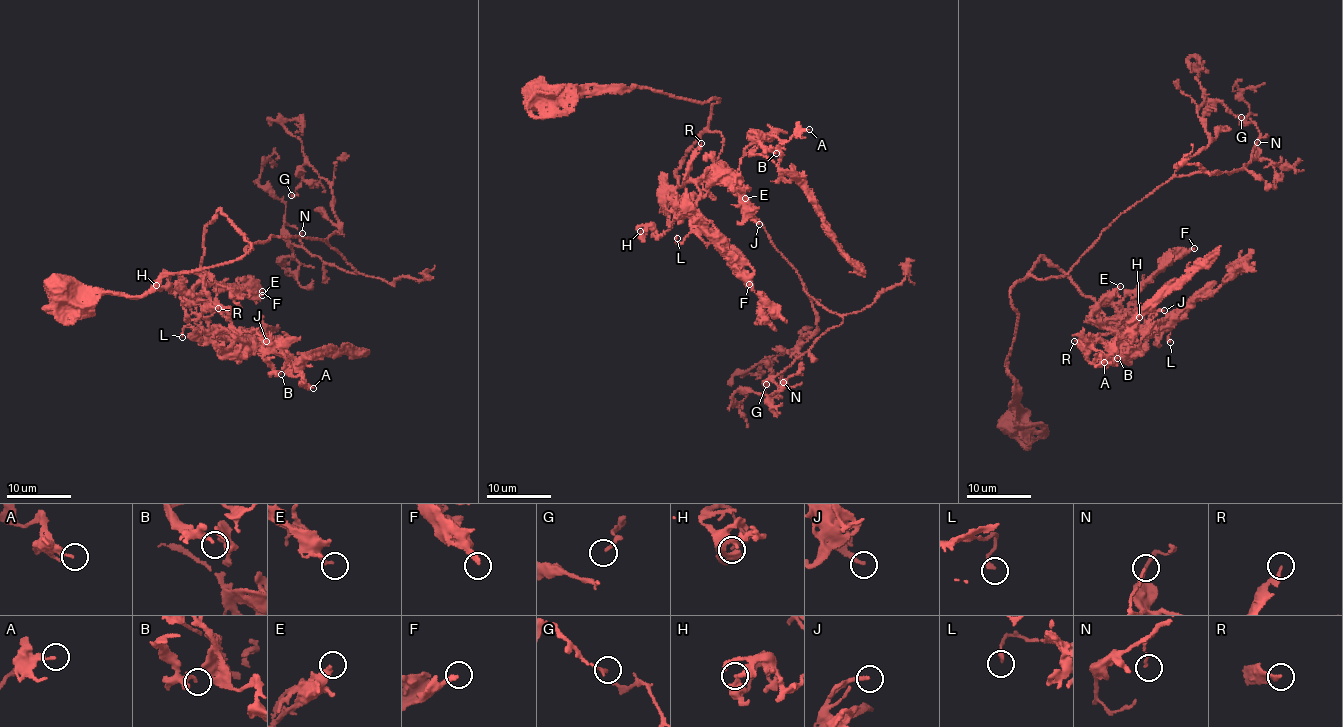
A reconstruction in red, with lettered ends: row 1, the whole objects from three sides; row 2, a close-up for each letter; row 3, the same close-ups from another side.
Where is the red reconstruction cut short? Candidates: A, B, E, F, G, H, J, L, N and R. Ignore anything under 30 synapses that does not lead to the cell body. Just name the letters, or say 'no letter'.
J

